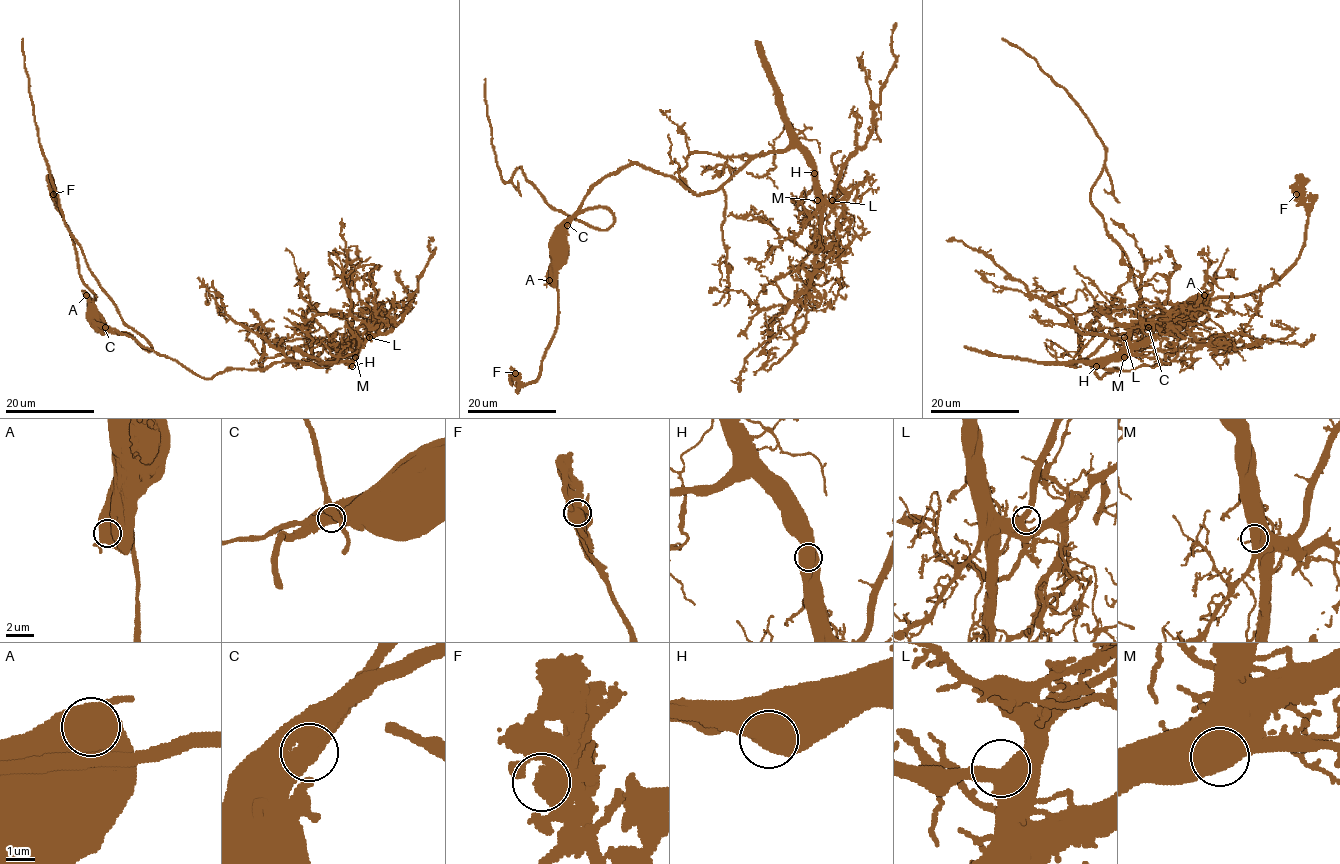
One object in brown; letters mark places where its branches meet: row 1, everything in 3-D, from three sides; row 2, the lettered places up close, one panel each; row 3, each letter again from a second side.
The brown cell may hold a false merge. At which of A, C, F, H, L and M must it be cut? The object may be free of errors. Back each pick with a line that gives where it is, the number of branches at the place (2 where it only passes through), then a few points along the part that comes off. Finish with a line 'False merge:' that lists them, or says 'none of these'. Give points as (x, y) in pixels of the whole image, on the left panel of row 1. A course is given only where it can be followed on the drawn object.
C: at (105, 327); 1 branches meet; foreign part runs (105, 327), (112, 332), (129, 334), (147, 350), (152, 348), (123, 320), (70, 234), (39, 140), (23, 38)
False merge: C

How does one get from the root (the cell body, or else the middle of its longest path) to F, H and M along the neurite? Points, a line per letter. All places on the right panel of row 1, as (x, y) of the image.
F: (1175, 321), (1183, 321), (1204, 300), (1244, 297), (1270, 287), (1296, 260), (1307, 221), (1304, 201), (1296, 194)
H: (1175, 321), (1155, 321), (1111, 336), (1087, 359), (1101, 378), (1117, 368), (1071, 364), (1096, 366)
M: (1175, 321), (1111, 336), (1087, 359), (1101, 378), (1117, 368), (1071, 365), (1124, 357)

